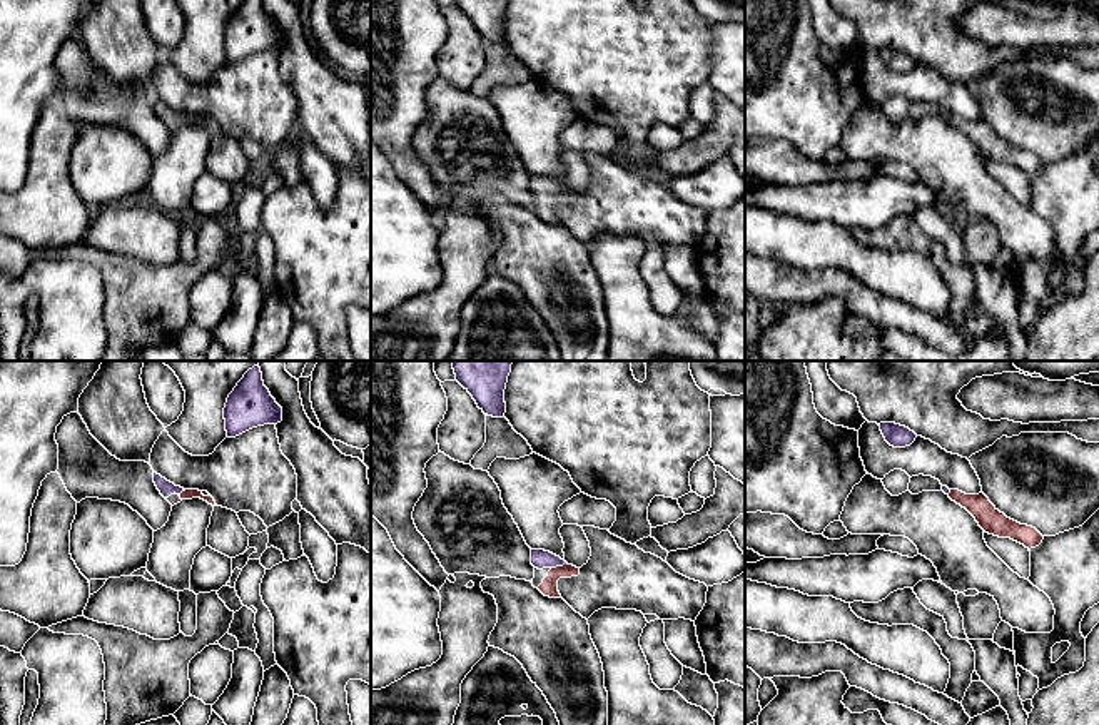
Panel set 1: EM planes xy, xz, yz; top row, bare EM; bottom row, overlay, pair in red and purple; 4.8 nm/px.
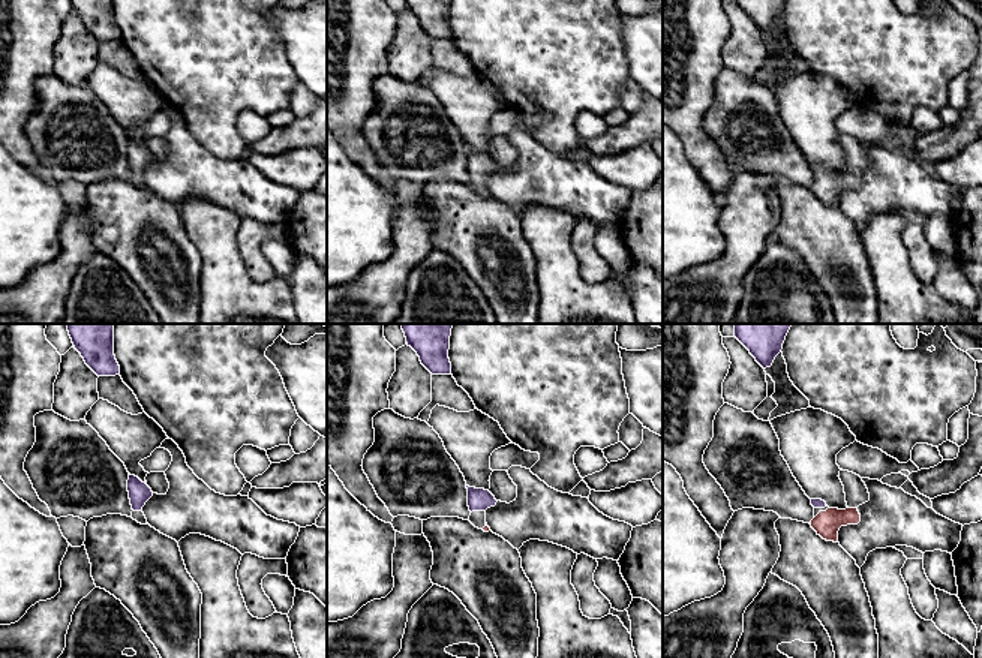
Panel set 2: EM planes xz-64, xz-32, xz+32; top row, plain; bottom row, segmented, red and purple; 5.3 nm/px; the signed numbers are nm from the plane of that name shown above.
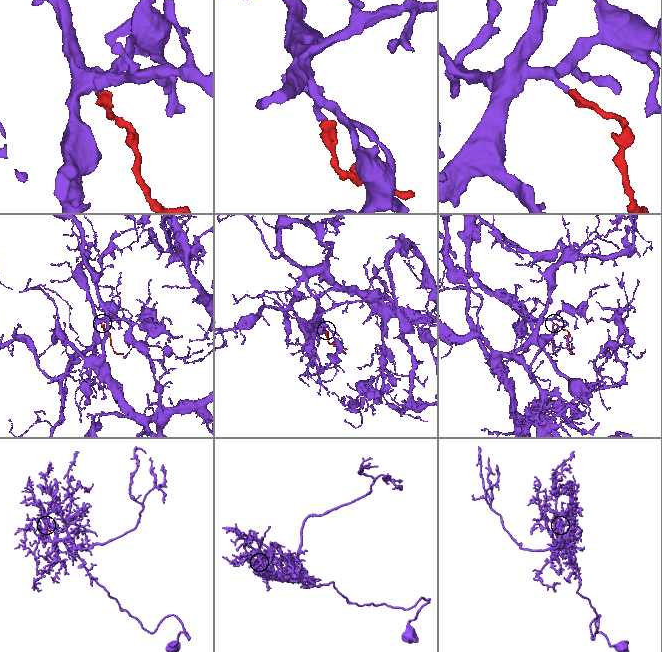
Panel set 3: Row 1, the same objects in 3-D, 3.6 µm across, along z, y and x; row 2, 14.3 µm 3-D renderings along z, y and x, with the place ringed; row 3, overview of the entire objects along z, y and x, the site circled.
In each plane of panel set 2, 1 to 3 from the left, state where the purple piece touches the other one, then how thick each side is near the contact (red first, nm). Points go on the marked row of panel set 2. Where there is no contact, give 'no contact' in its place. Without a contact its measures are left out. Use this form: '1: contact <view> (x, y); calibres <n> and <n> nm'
1: no contact
2: no contact
3: no contact

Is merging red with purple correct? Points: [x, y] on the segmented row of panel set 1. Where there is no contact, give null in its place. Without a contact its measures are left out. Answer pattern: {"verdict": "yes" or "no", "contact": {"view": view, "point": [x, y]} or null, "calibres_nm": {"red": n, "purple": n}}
{"verdict": "yes", "contact": {"view": "xz", "point": [558, 567]}, "calibres_nm": {"red": 80, "purple": 90}}

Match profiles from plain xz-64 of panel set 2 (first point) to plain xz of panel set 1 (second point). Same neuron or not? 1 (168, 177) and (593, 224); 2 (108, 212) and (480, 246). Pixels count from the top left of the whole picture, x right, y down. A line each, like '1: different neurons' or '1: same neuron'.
1: same neuron
2: different neurons

